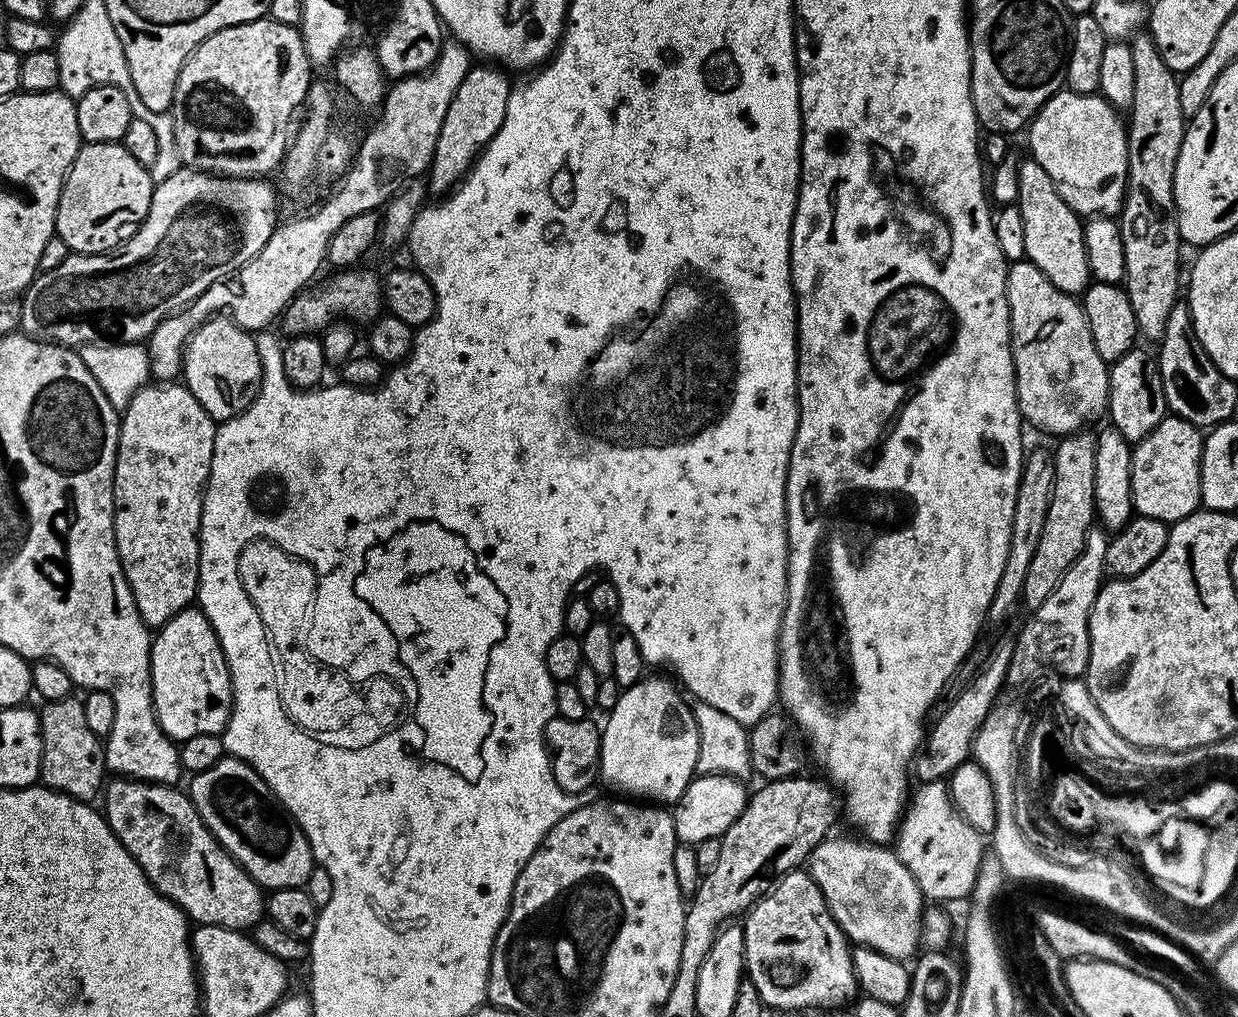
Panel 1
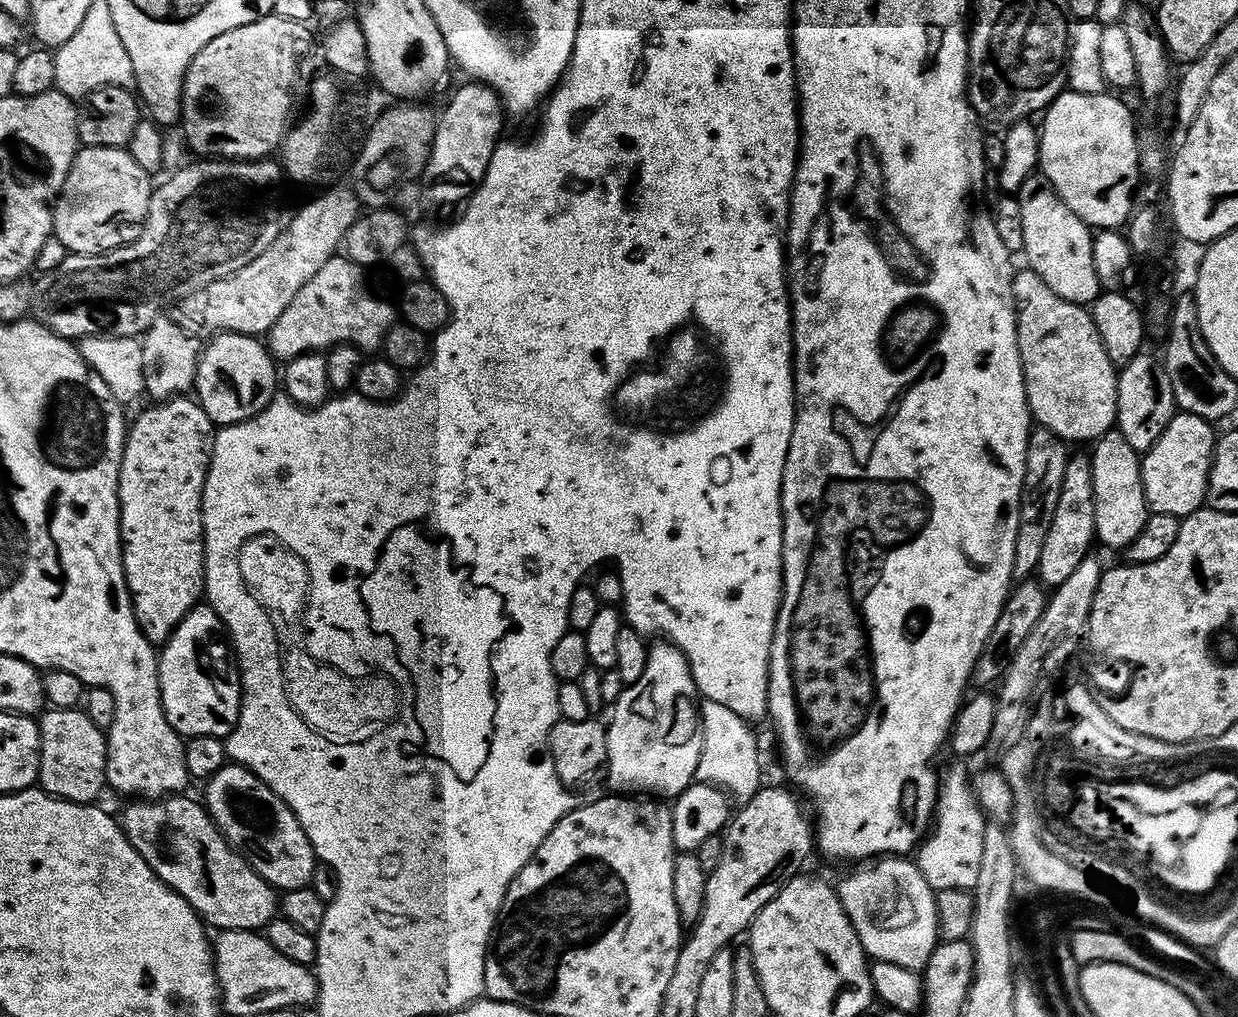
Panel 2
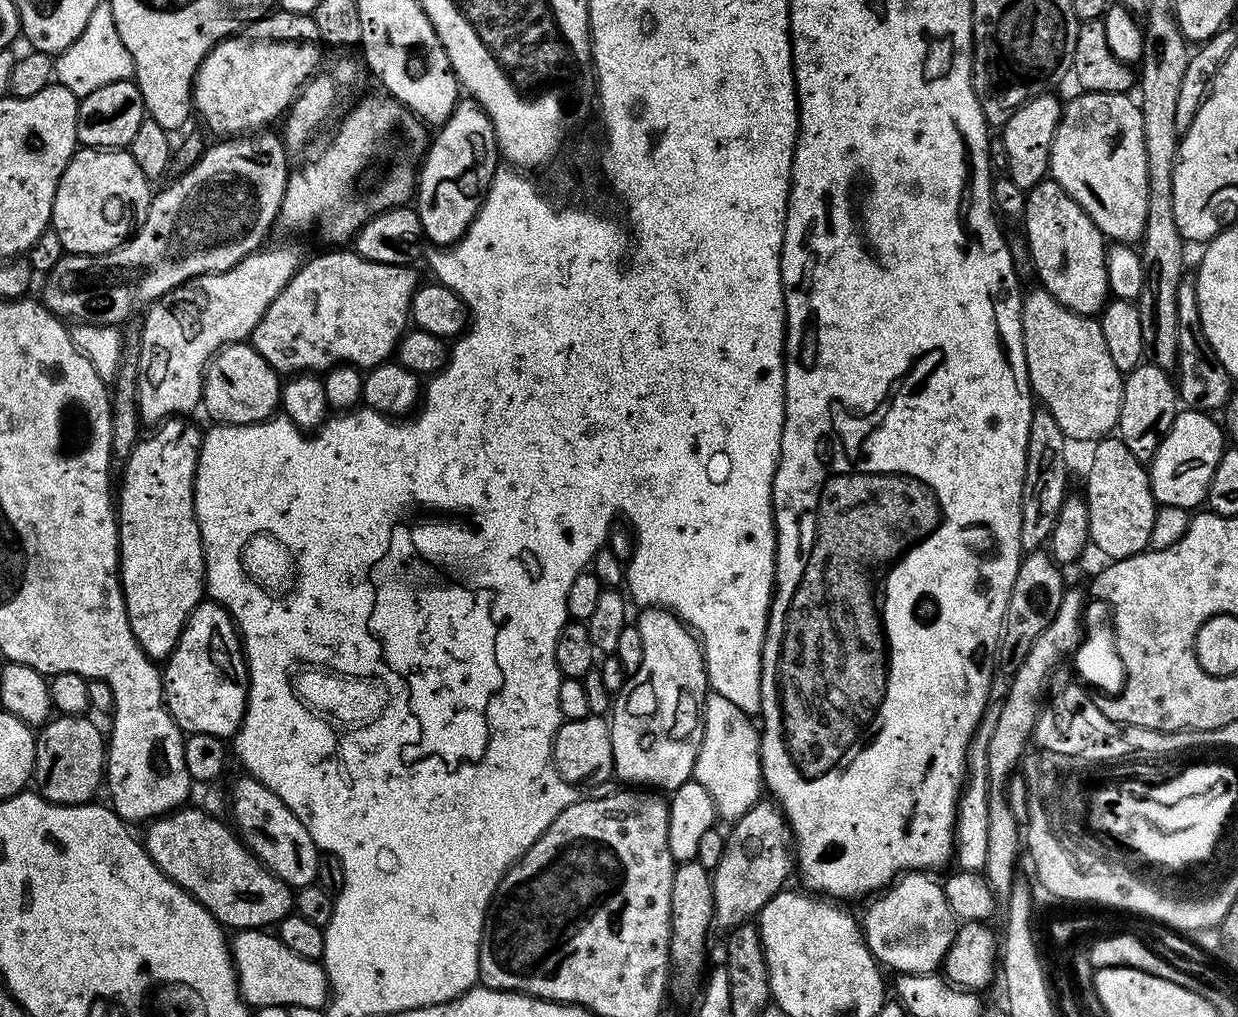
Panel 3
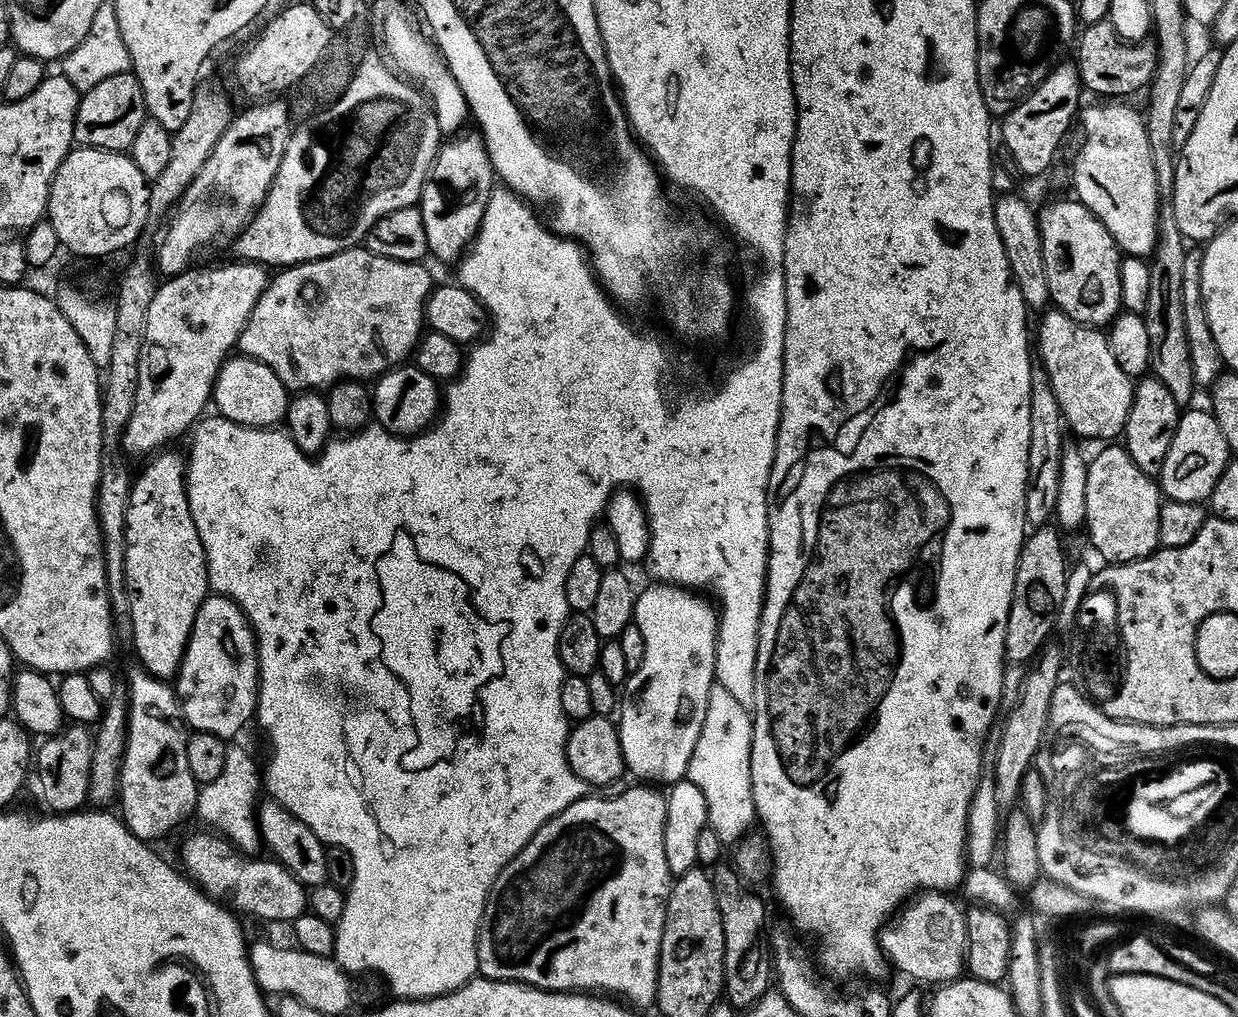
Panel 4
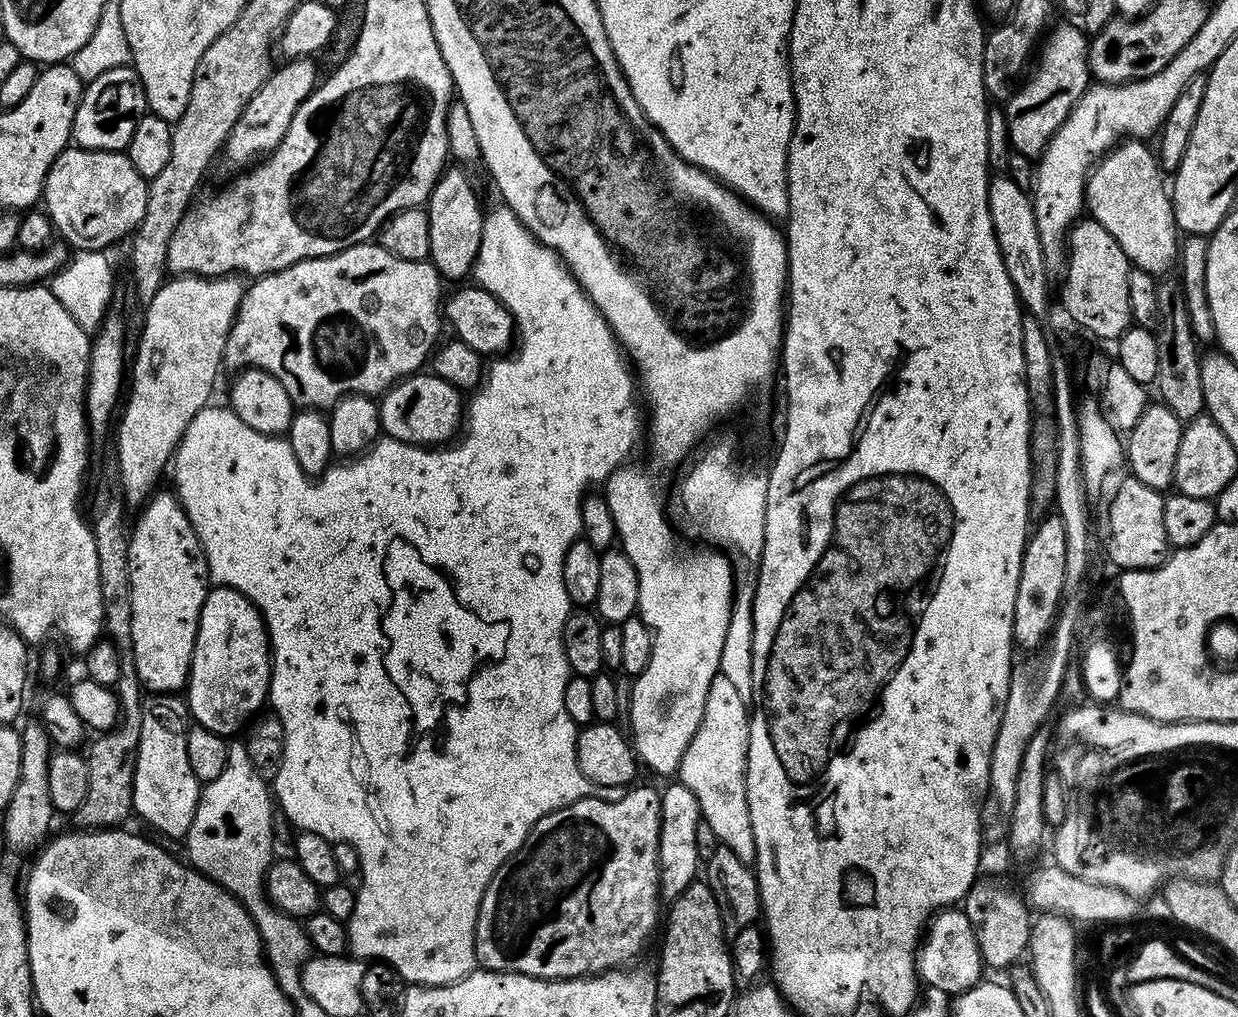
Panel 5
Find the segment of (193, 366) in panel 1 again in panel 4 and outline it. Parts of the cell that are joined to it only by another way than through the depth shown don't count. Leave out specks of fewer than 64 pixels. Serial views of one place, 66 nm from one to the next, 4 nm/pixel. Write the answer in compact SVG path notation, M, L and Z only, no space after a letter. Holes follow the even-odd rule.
M232 354L225 359L212 386L215 411L225 420L245 424L247 428L270 428L279 425L288 409L289 399L289 389L285 388L278 374L270 370L270 366L243 354Z

